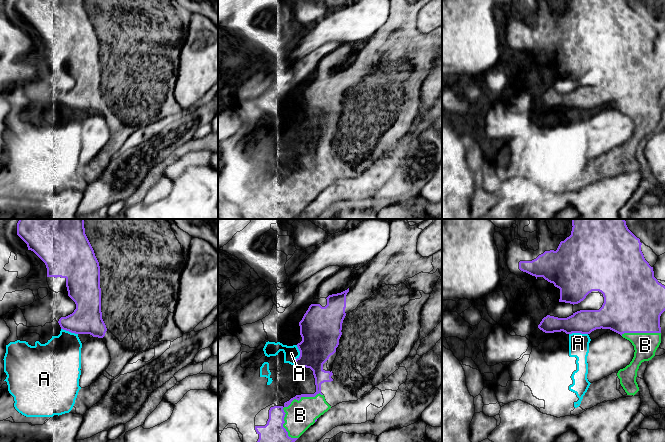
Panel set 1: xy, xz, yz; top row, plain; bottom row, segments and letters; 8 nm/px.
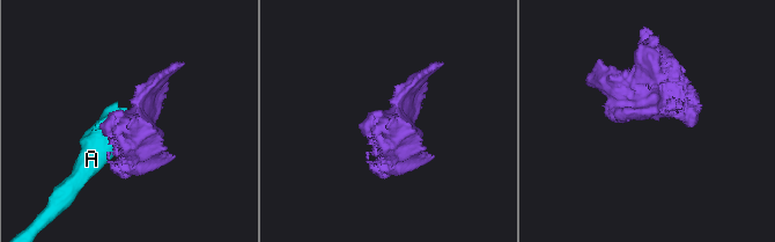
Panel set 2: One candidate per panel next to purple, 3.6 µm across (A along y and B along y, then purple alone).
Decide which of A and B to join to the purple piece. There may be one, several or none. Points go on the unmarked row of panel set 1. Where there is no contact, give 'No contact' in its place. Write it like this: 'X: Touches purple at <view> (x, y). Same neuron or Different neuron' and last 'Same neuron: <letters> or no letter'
A: Touches purple at xz (300, 131). Different neuron
B: Touches purple at xz (288, 181). Same neuron
Same neuron: B

